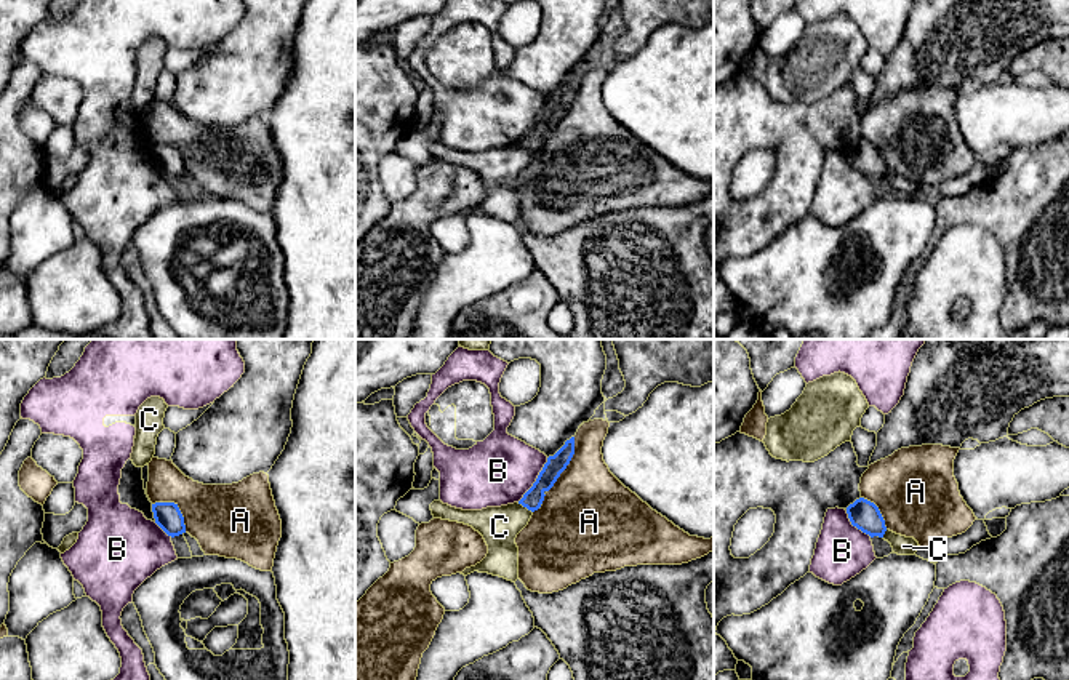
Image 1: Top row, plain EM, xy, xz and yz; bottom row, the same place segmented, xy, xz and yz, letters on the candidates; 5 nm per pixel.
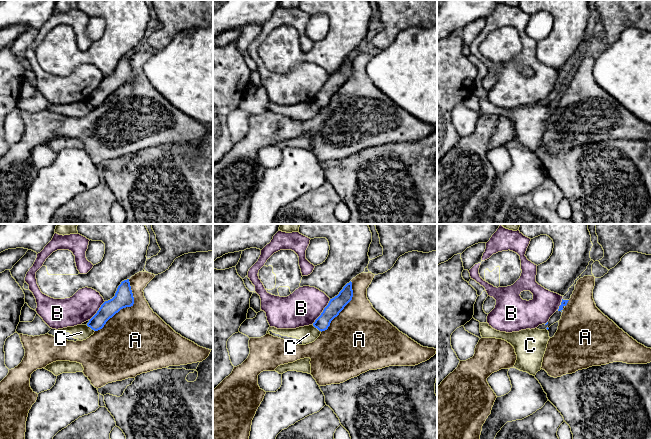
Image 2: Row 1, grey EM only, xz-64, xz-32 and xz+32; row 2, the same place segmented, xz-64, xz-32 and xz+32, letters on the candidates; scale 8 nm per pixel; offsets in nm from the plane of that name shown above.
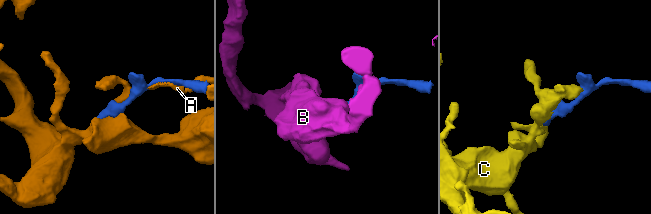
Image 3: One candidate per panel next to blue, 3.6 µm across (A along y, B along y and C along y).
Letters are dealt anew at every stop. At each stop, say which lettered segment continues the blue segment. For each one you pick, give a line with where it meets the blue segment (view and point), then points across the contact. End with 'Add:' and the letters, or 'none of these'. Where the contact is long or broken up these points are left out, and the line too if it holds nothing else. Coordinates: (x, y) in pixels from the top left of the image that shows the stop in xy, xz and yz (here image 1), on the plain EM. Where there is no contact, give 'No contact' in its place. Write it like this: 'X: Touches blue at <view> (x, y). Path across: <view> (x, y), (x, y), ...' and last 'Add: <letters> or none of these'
Add: none of these

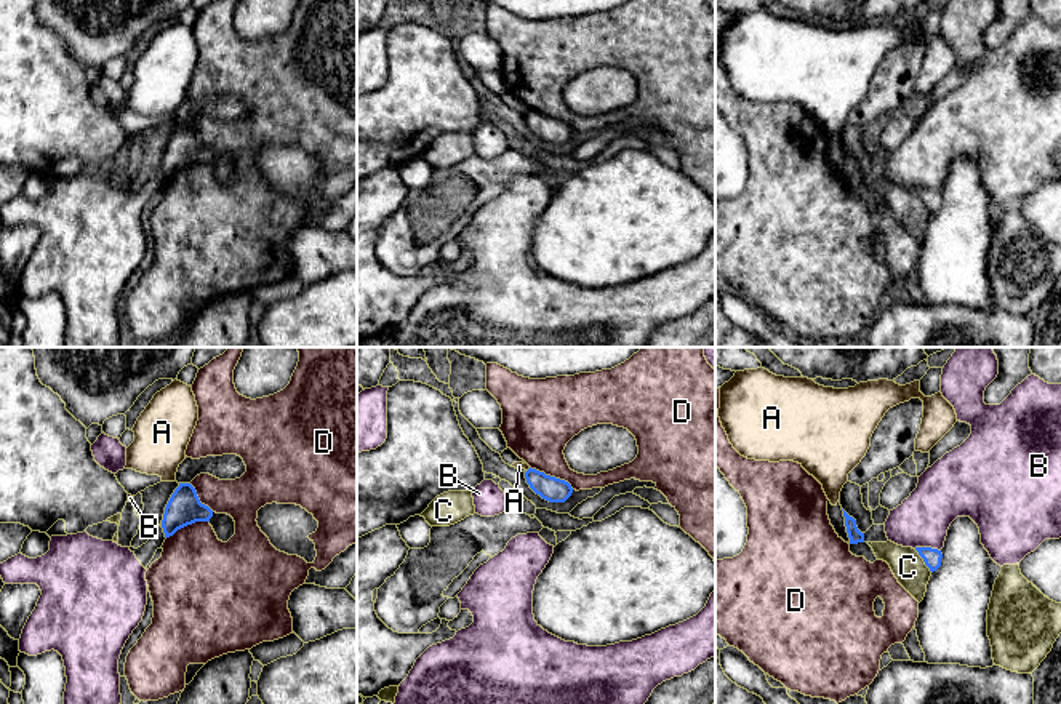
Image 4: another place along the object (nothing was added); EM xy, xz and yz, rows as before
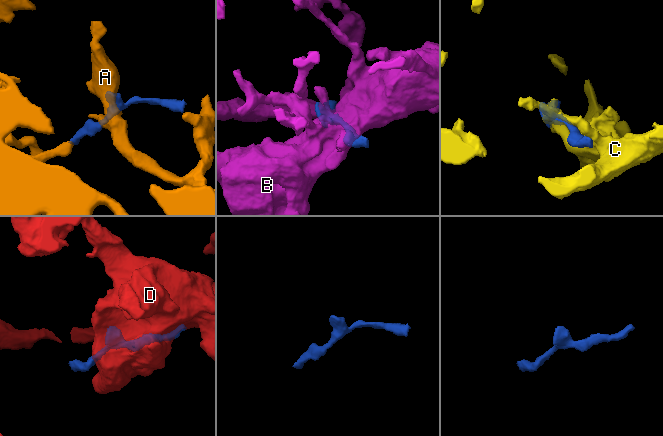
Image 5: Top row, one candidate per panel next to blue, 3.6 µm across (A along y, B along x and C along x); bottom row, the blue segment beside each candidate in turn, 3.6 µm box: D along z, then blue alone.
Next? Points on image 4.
Add: none of these

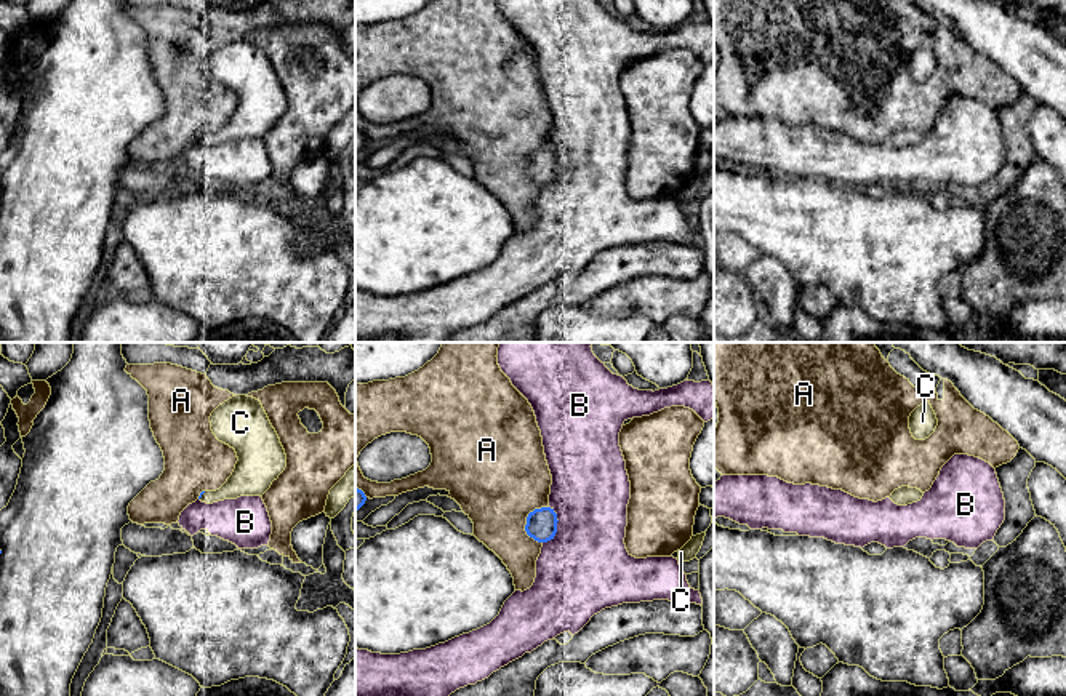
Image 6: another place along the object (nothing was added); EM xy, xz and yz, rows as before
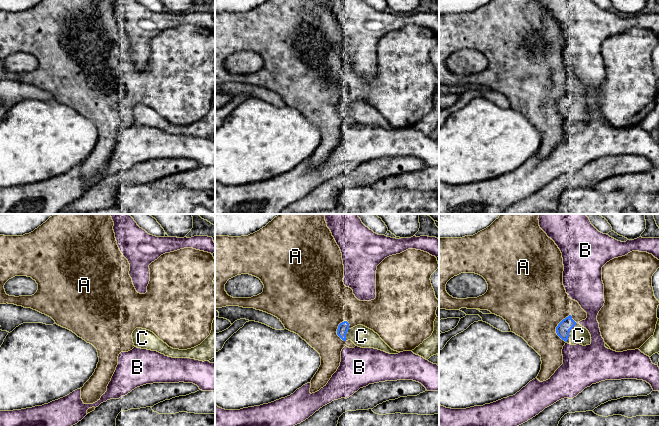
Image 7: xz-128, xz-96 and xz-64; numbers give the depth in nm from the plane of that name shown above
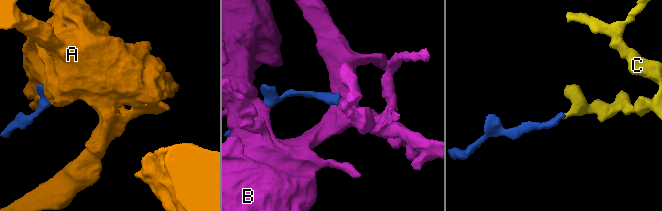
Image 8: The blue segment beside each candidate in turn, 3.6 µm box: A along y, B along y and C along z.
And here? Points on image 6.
C: Touches blue at xy (202, 135)
Add: C

